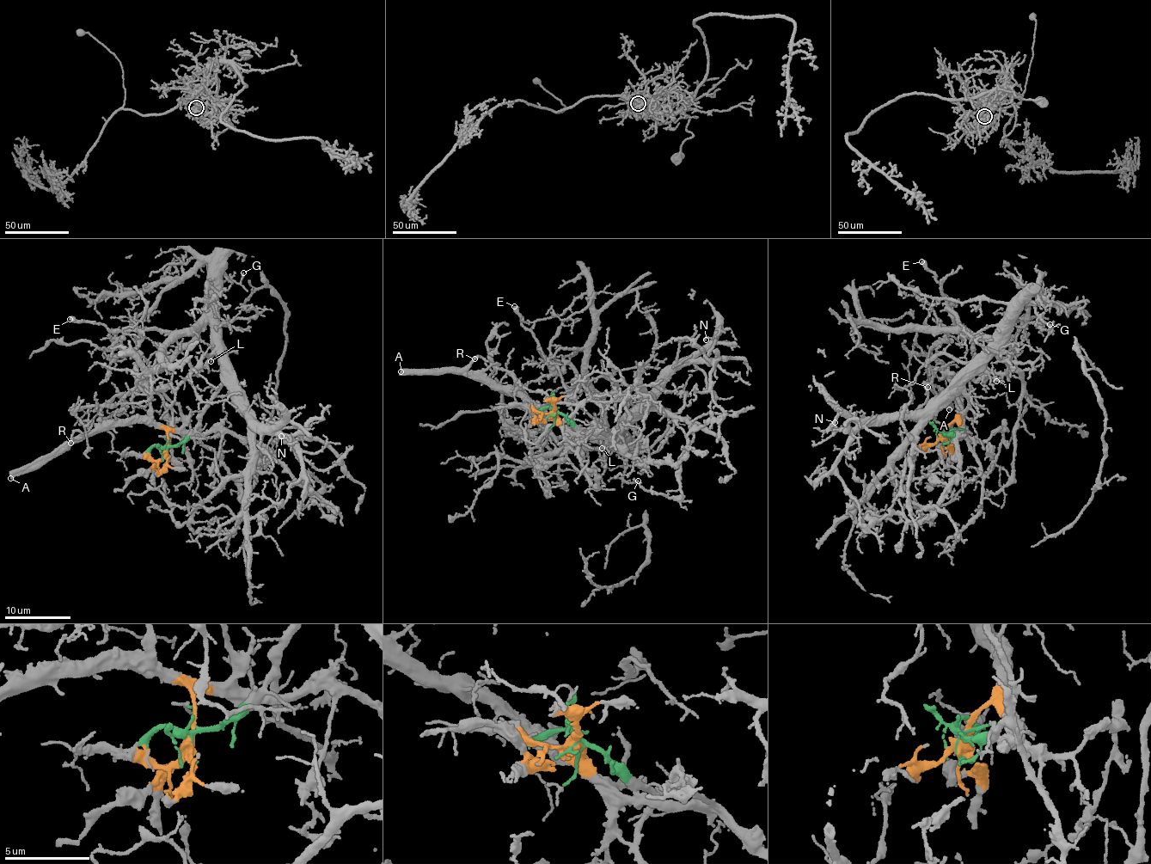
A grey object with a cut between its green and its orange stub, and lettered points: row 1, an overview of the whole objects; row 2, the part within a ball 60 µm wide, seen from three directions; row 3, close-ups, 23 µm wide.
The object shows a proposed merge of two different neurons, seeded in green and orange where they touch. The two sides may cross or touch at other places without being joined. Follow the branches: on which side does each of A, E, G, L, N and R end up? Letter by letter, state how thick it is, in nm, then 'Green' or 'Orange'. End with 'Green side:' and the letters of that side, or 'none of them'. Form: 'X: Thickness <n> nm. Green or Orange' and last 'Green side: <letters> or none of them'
A: Thickness 600 nm. Orange
E: Thickness 550 nm. Green
G: Thickness 200 nm. Green
L: Thickness 150 nm. Green
N: Thickness 140 nm. Green
R: Thickness 220 nm. Orange
Green side: E, G, L, N

